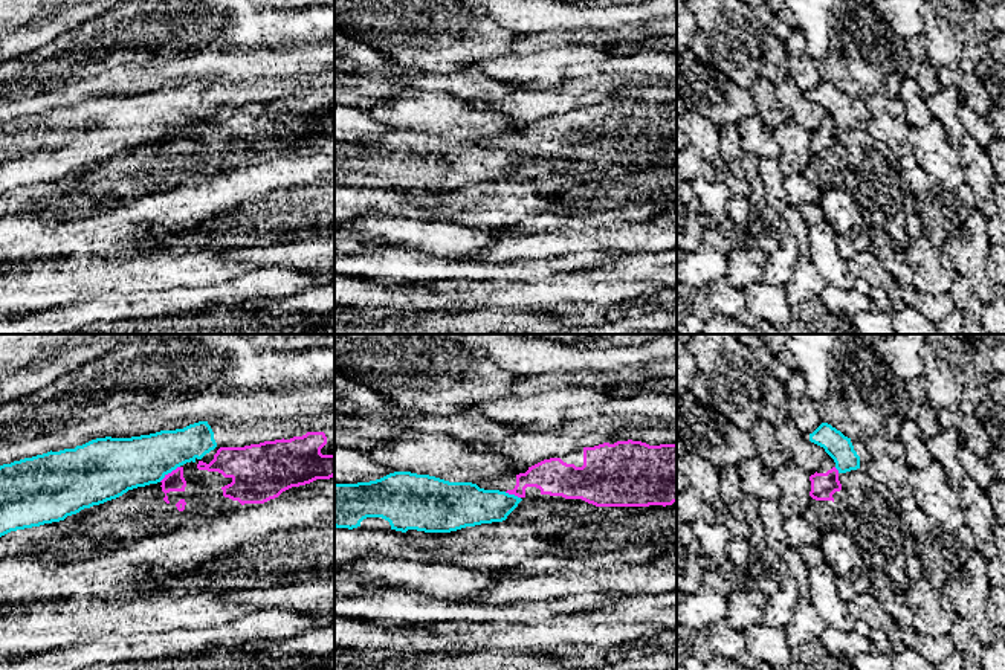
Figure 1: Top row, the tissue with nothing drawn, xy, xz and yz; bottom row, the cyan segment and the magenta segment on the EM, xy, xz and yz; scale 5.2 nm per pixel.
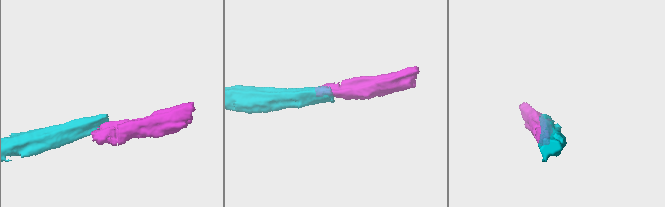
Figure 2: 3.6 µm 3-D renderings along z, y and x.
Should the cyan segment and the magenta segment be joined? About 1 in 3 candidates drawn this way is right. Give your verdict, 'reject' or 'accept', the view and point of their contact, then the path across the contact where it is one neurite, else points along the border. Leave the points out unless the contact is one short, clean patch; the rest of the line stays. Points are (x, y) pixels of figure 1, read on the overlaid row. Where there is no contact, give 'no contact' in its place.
reject | xy (168, 472) | along xy (179, 466), (159, 481)

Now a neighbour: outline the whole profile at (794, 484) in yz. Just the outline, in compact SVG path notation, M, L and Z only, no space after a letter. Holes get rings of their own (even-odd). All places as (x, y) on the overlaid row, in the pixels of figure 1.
M790 459L776 469L773 475L780 488L779 505L782 514L785 517L802 514L811 499L811 475Z

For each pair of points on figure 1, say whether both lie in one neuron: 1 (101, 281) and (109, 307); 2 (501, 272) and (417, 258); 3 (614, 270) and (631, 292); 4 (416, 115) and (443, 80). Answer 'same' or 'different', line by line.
1: different
2: same
3: different
4: different

